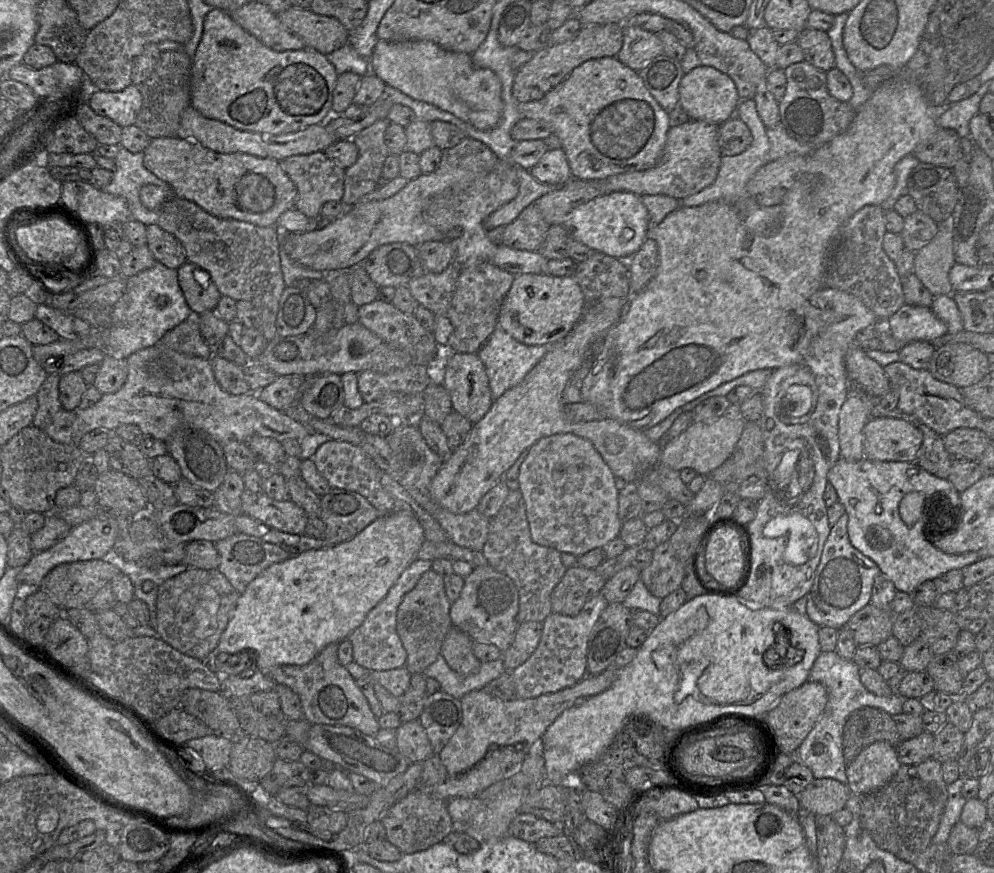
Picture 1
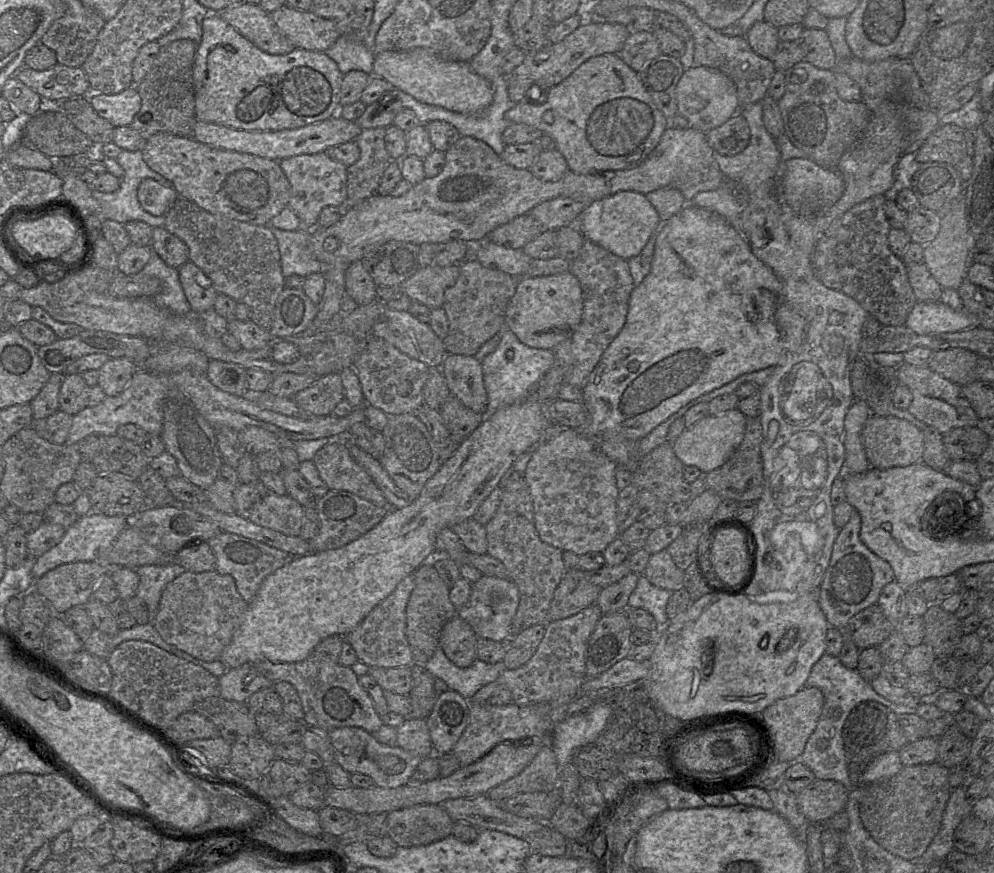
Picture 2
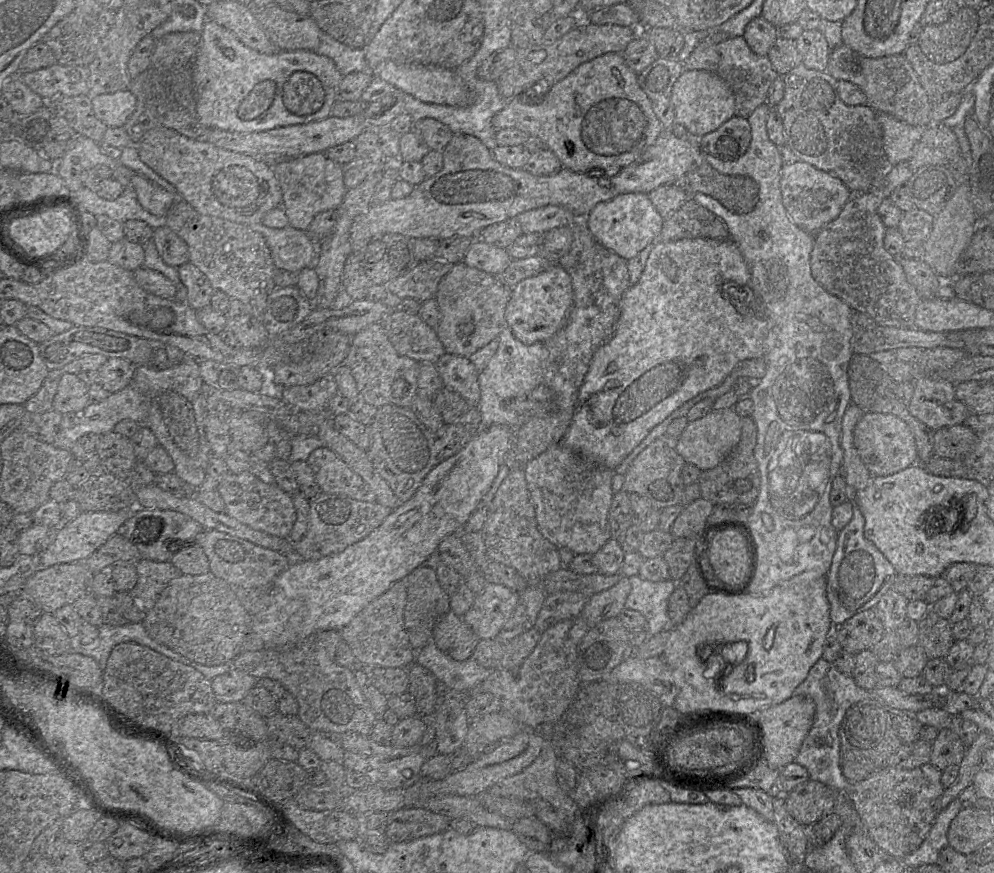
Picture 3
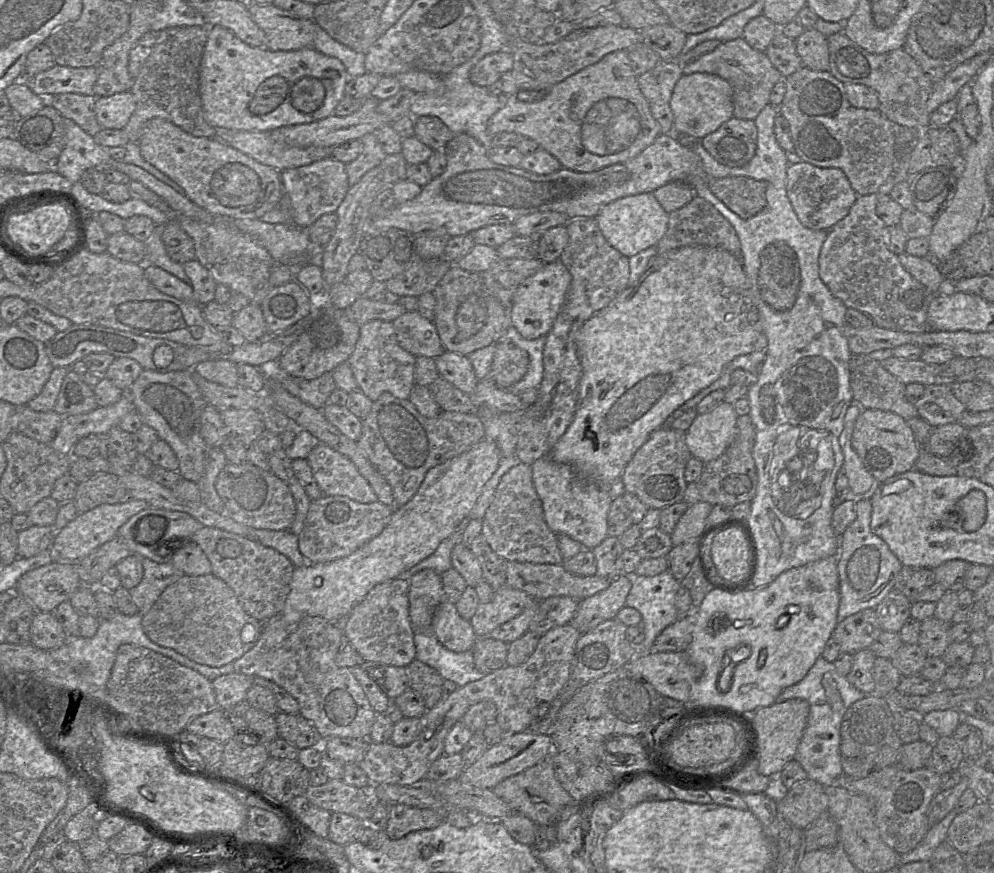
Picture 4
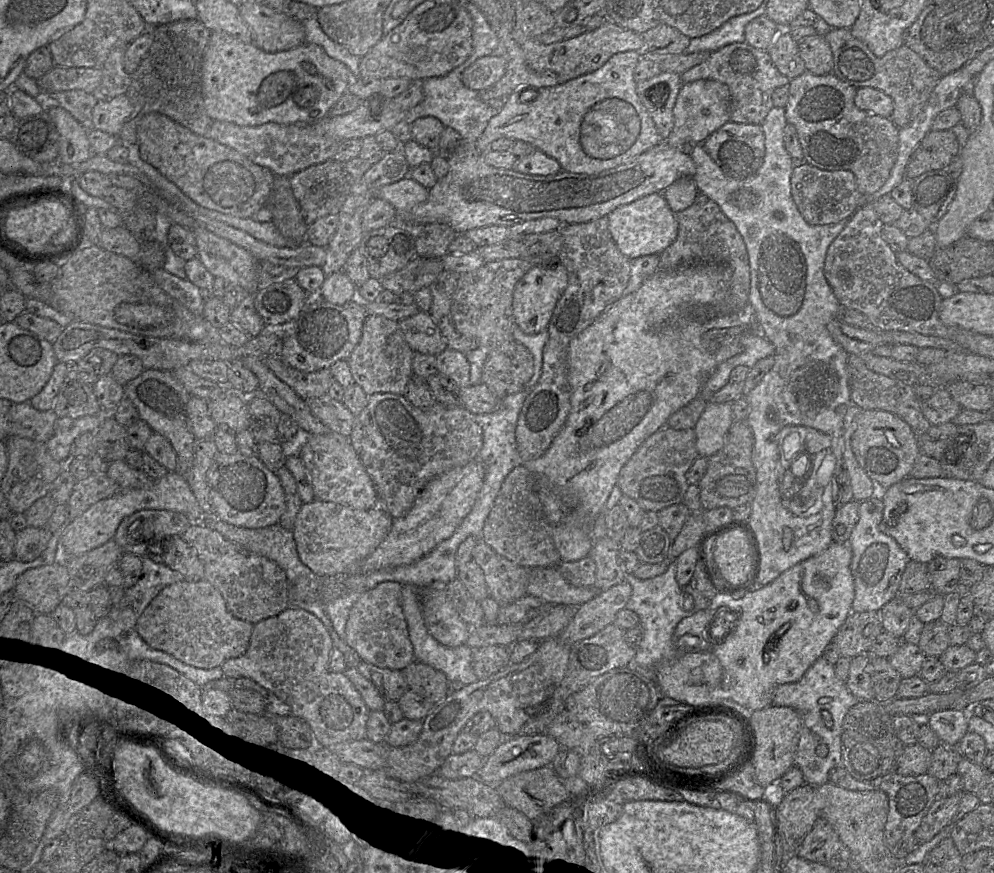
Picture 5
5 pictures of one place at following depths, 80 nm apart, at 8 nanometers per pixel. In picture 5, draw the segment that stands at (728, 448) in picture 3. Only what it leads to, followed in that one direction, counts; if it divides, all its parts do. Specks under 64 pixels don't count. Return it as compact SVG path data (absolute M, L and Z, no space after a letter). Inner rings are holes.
M708 402L694 426L699 456L708 458L723 447L734 422L731 408L731 403Z

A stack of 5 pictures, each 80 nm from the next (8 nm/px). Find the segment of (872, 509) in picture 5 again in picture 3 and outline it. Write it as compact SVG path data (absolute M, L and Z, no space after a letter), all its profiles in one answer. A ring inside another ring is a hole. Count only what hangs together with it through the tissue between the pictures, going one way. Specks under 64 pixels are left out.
M854 505L851 521L838 533L837 546L826 574L826 596L833 625L840 625L856 613L875 608L882 595L891 588L896 571L892 564L864 535L865 518Z

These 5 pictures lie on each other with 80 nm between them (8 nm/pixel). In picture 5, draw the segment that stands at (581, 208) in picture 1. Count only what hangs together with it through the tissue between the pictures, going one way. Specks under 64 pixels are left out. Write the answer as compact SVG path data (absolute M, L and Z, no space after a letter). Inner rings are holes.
M661 192L643 196L608 214L609 231L622 254L630 260L649 254L660 254L676 238L678 223Z

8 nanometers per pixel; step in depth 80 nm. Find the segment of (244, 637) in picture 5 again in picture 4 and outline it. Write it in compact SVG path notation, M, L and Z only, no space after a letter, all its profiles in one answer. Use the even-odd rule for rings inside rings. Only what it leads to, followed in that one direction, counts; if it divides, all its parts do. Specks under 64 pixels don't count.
M212 573L184 575L162 592L142 617L145 634L154 643L209 667L233 663L258 642L264 622L245 612L234 591Z

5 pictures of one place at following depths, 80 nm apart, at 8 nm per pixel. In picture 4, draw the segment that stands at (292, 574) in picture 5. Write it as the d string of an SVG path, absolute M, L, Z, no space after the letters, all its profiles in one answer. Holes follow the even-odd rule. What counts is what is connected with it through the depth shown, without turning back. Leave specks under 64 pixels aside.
M254 528L254 530L250 530L250 535L246 537L285 555L295 568L309 563L299 551L298 536L290 530L277 531Z

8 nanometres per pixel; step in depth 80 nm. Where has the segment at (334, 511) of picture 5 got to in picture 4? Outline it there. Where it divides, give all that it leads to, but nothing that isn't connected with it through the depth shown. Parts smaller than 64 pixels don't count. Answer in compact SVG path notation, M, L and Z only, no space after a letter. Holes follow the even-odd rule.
M338 495L311 500L304 527L298 535L299 551L309 563L313 564L347 557L378 536L395 510L395 505L387 505L380 501L360 503Z

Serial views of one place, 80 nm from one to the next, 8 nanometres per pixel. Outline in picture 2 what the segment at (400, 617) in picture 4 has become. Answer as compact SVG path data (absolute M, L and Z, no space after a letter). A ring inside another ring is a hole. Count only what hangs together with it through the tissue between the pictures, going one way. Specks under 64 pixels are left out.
M414 573L404 578L363 621L344 637L355 651L358 661L368 667L410 667L413 664L411 647L406 638L406 606L415 587Z

